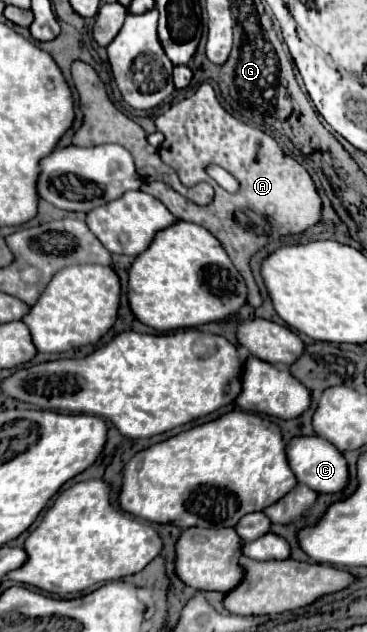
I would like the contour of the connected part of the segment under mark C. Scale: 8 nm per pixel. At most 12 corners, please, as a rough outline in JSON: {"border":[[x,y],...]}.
{"border":[[294,437],[298,483],[334,495],[350,483],[344,455],[324,437]]}

